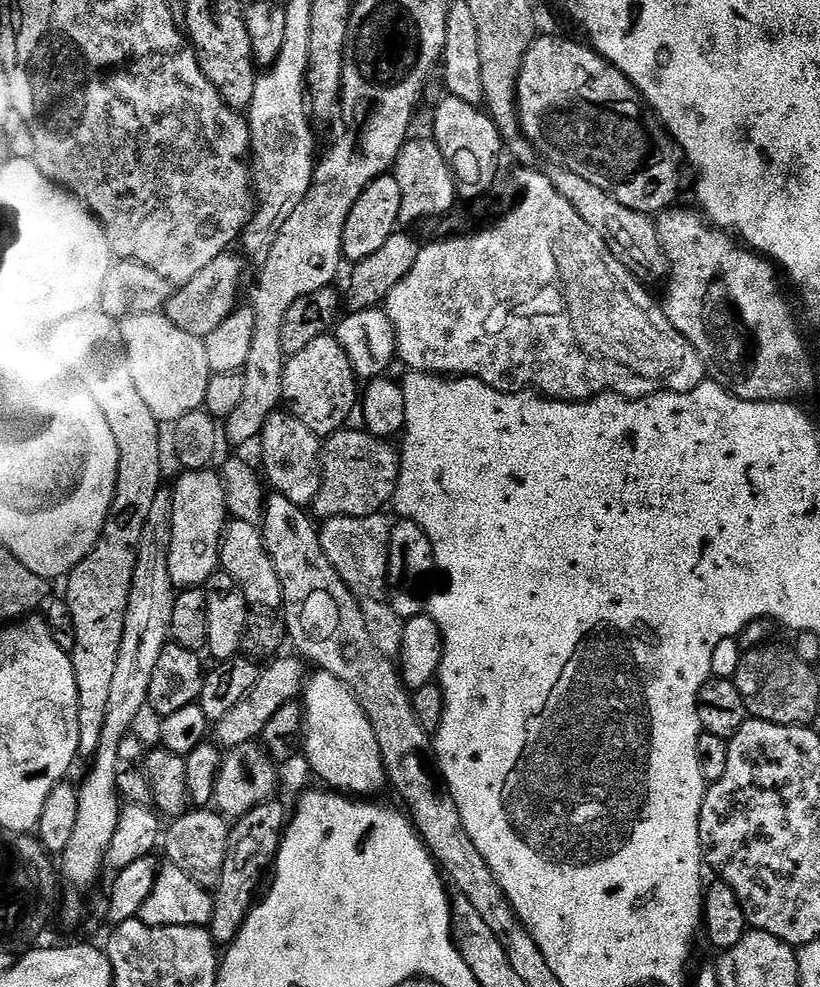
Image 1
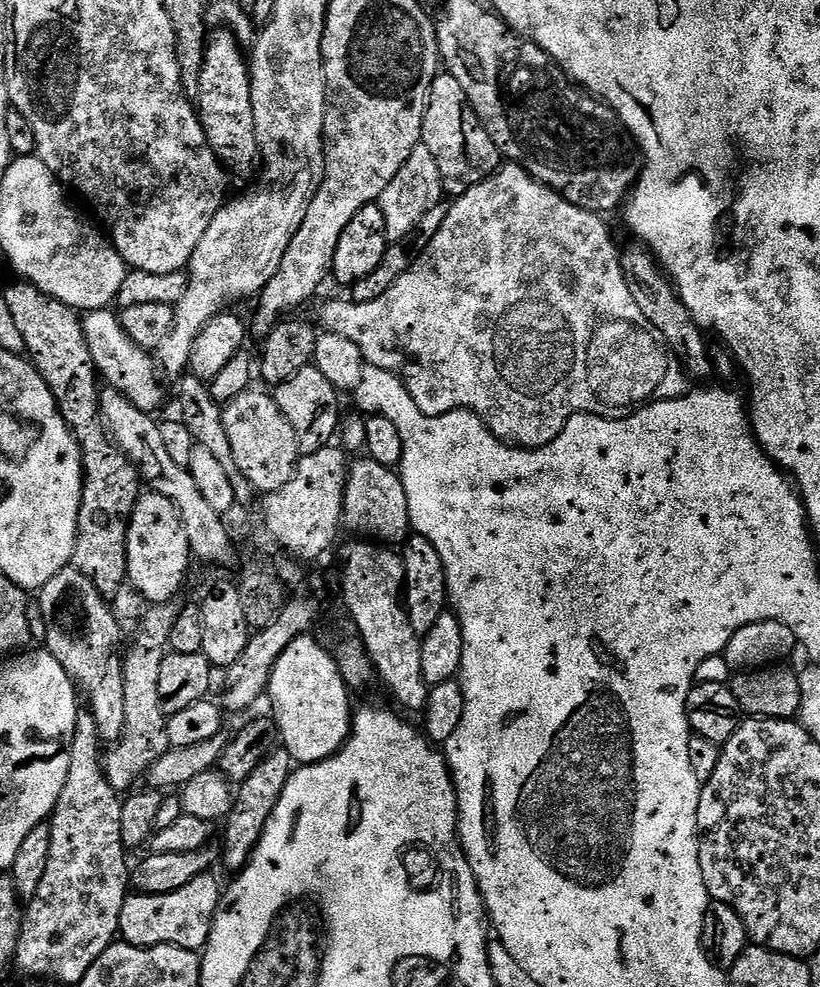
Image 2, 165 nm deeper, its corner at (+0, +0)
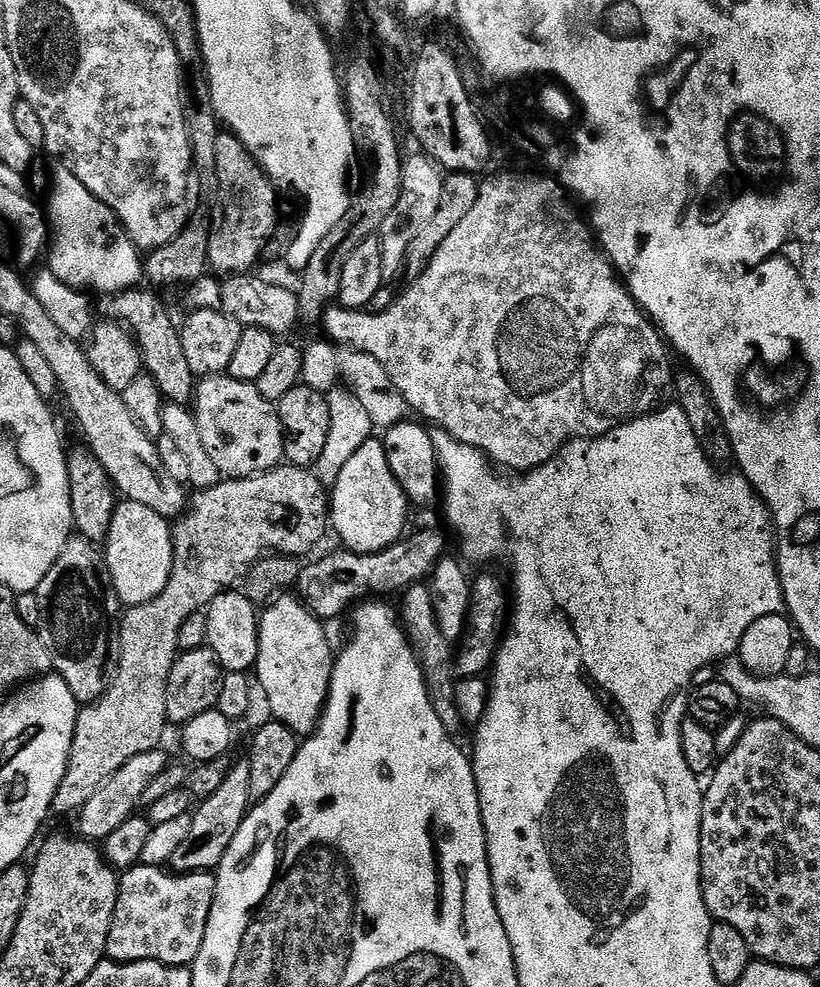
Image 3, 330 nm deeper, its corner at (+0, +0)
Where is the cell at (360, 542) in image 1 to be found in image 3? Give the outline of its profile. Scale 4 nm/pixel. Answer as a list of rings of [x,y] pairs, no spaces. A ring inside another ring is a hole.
[[[421,582],[403,589],[403,596],[404,601],[398,604],[398,615],[400,623],[404,626],[404,633],[408,636],[408,643],[412,645],[412,651],[415,652],[416,659],[420,661],[420,669],[424,672],[424,681],[428,687],[428,697],[445,730],[450,734],[456,734],[456,731],[461,730],[462,723],[455,705],[458,673],[454,663],[453,641],[442,638],[442,630],[438,630],[427,583]]]

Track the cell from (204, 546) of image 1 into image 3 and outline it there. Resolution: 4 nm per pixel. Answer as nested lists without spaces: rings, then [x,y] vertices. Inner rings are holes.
[[[121,499],[112,514],[108,535],[102,541],[104,563],[112,579],[112,588],[121,605],[133,608],[150,602],[166,588],[172,569],[175,545],[172,528],[165,517],[142,502]]]

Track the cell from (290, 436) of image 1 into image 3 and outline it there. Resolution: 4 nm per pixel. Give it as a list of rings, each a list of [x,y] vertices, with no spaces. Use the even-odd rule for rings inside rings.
[[[227,374],[203,377],[195,385],[194,415],[202,446],[221,477],[244,480],[281,467],[284,427],[280,425],[280,413],[273,401],[258,394],[255,383],[236,381]]]

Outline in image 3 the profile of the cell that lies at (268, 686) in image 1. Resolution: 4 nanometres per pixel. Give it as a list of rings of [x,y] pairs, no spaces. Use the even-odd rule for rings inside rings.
[[[163,747],[151,748],[146,754],[130,758],[130,762],[122,766],[122,770],[114,770],[114,774],[110,774],[110,778],[106,778],[106,782],[102,782],[102,786],[98,786],[94,794],[90,794],[90,798],[80,807],[78,813],[79,835],[83,839],[103,842],[110,834],[114,834],[114,830],[118,830],[118,826],[122,826],[122,822],[126,822],[134,815],[137,811],[136,803],[144,795],[149,794],[154,778],[169,767],[170,760],[164,751]]]

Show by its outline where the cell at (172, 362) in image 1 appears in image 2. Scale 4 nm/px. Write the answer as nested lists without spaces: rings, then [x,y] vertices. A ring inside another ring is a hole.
[[[100,309],[89,313],[84,319],[84,333],[90,346],[99,375],[115,391],[127,396],[132,404],[144,412],[155,413],[164,398],[164,390],[158,384],[158,366],[153,355],[135,343],[119,320],[119,315],[111,309]]]

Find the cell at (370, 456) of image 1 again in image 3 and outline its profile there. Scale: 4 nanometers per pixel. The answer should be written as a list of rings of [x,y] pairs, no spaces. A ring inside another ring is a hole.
[[[285,463],[278,468],[272,468],[269,472],[261,472],[258,476],[248,476],[244,480],[233,480],[231,478],[221,479],[220,483],[215,484],[213,488],[201,488],[195,493],[196,497],[187,501],[186,507],[180,513],[178,519],[174,524],[174,531],[172,533],[172,542],[175,545],[175,552],[173,554],[172,569],[170,570],[169,581],[166,582],[166,588],[150,602],[139,604],[133,608],[128,608],[123,613],[122,619],[118,624],[118,652],[120,648],[120,661],[115,661],[114,675],[111,677],[110,683],[105,688],[104,693],[100,695],[100,699],[83,705],[77,711],[76,725],[74,726],[74,742],[70,746],[70,758],[66,766],[66,774],[62,778],[62,782],[58,786],[58,790],[54,794],[53,809],[58,813],[72,812],[72,814],[79,813],[86,801],[90,798],[90,794],[94,794],[94,790],[98,790],[98,786],[102,786],[102,782],[106,782],[106,778],[110,778],[110,774],[114,774],[114,770],[122,770],[122,766],[126,766],[126,762],[130,762],[130,758],[134,758],[138,754],[146,754],[151,748],[161,747],[162,741],[160,739],[164,736],[164,728],[169,727],[168,715],[166,714],[166,682],[170,678],[170,670],[174,666],[176,657],[178,655],[178,630],[182,630],[182,622],[186,618],[190,618],[190,614],[207,609],[208,604],[212,601],[219,592],[231,589],[232,584],[241,579],[247,573],[249,564],[259,560],[261,556],[268,553],[276,553],[282,556],[290,556],[293,558],[300,558],[303,552],[308,552],[320,539],[324,536],[324,531],[329,531],[329,497],[326,495],[325,485],[321,484],[315,471],[306,468],[295,468],[293,464]]]

